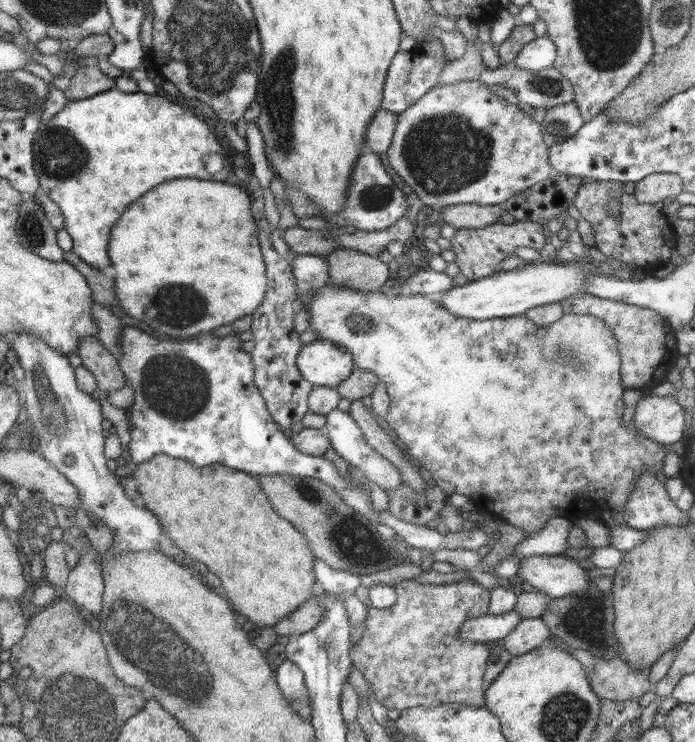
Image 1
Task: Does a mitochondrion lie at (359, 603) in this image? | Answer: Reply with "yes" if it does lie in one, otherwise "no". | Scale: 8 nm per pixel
no

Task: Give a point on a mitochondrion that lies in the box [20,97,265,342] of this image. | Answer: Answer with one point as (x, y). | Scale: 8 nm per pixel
(55, 144)

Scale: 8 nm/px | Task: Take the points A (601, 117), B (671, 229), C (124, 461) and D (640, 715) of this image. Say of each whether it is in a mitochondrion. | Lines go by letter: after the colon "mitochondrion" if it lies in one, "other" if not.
A: other
B: other
C: other
D: other

